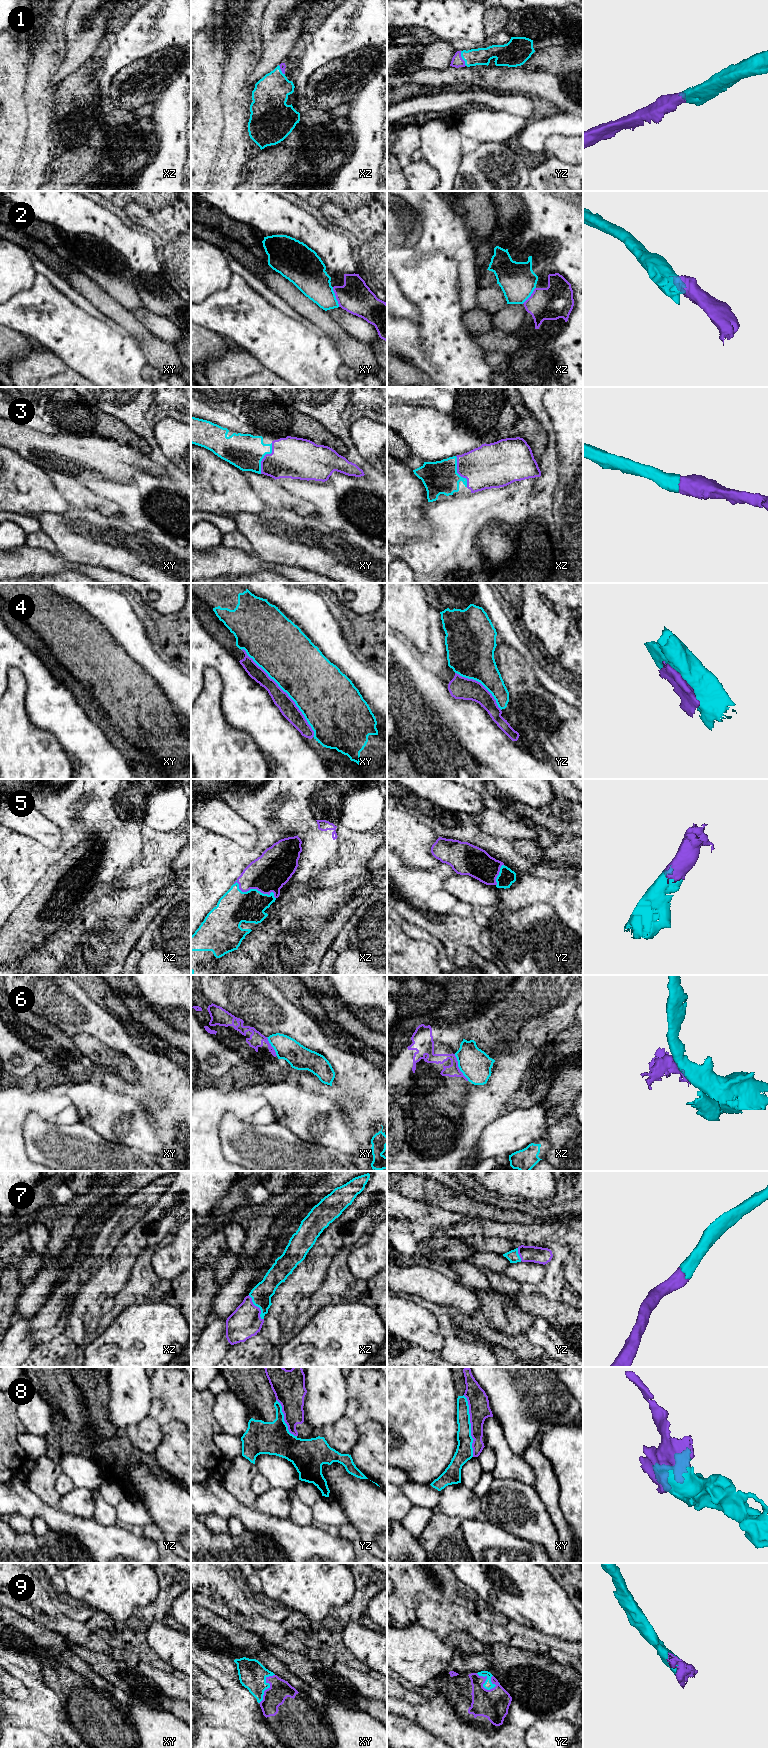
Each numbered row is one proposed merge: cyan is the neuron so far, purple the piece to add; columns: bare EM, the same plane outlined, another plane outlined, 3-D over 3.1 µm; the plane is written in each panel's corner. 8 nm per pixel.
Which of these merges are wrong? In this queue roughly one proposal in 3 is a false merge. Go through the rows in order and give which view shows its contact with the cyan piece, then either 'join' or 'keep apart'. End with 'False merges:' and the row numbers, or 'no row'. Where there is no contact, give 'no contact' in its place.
1: meets cyan in yz; join
2: meets cyan in xy; keep apart
3: meets cyan in xy; join
4: meets cyan in xy; keep apart
5: meets cyan in xz; join
6: meets cyan in xz; keep apart
7: meets cyan in xz; join
8: meets cyan in xy; join
9: meets cyan in yz; join
False merges: 2, 4, 6

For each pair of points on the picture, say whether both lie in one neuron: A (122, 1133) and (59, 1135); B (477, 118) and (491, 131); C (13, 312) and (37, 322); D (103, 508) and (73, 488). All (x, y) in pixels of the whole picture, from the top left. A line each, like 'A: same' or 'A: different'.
A: different
B: same
C: same
D: same

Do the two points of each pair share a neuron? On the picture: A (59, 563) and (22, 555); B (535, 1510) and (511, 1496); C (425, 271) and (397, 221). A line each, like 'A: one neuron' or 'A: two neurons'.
A: one neuron
B: one neuron
C: two neurons

